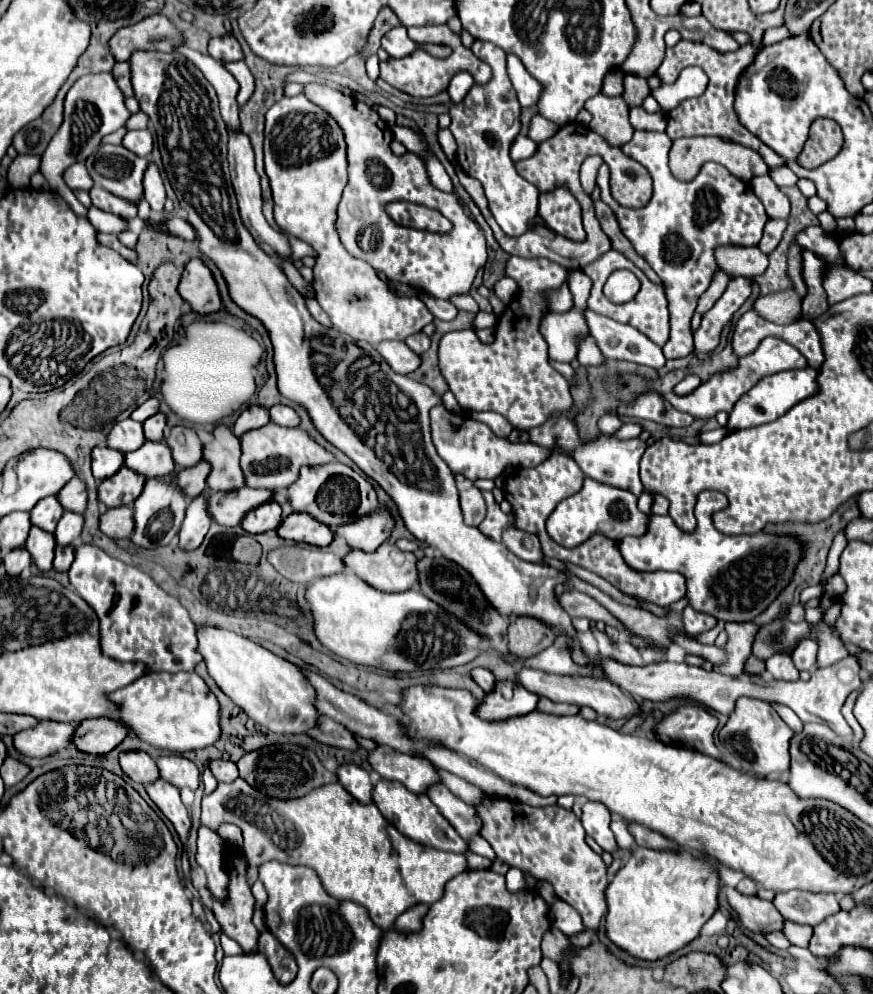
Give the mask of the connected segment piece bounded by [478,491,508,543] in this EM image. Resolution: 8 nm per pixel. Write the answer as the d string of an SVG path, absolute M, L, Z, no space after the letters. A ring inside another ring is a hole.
M484 491L482 495L484 495L486 505L488 505L488 515L486 515L486 519L480 523L478 529L480 529L488 539L502 543L502 531L504 531L504 527L508 525L508 515L502 513L502 509L500 509L500 505L496 503L496 499L492 497L492 493L486 493L486 491Z

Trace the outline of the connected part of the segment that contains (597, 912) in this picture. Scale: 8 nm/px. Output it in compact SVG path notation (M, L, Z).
M484 797L480 805L474 805L474 809L482 821L480 835L492 845L496 857L522 869L522 873L528 873L538 881L552 883L556 895L572 905L586 925L584 933L570 939L572 945L590 945L590 937L598 931L600 917L606 911L604 889L608 887L608 875L602 857L586 845L586 831L580 819L570 809L560 805L532 807L500 797Z

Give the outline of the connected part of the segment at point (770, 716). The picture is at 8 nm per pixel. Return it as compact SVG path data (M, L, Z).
M740 697L740 701L736 701L736 709L730 713L726 727L718 731L718 741L722 743L722 747L740 761L742 771L756 777L782 775L790 769L788 745L792 737L794 731L780 719L780 715L770 703L756 701L750 697Z

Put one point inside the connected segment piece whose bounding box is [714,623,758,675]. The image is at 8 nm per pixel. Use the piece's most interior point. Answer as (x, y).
(740, 635)

